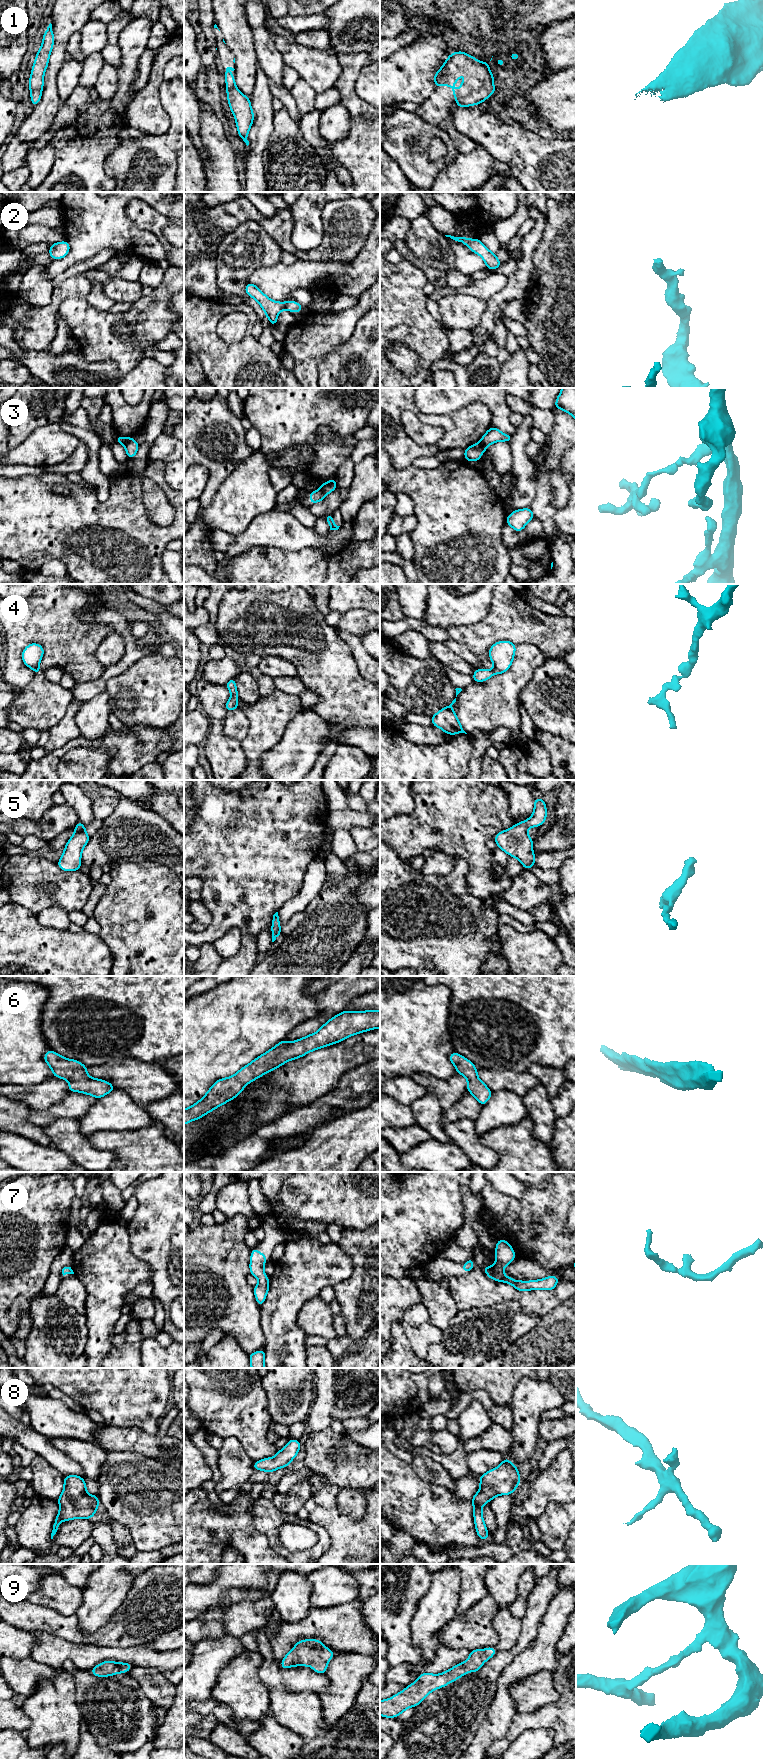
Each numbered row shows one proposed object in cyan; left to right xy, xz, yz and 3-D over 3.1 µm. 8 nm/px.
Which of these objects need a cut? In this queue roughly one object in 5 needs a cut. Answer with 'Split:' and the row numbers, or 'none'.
Split: 3

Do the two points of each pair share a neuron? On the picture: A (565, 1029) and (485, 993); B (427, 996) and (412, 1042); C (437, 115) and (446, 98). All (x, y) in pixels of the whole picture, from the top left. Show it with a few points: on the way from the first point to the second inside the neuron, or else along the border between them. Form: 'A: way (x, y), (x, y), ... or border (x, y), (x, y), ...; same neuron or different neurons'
A: way (545, 1009), (529, 993), (505, 993); same neuron
B: way (422, 1007), (412, 1017), (412, 1031); same neuron
C: way (437, 111), (442, 102); same neuron

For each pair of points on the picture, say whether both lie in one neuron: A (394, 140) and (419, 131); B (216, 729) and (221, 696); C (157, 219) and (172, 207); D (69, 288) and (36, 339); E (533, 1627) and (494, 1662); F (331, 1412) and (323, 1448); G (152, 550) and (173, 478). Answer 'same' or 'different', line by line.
A: same
B: same
C: different
D: same
E: same
F: different
G: different

